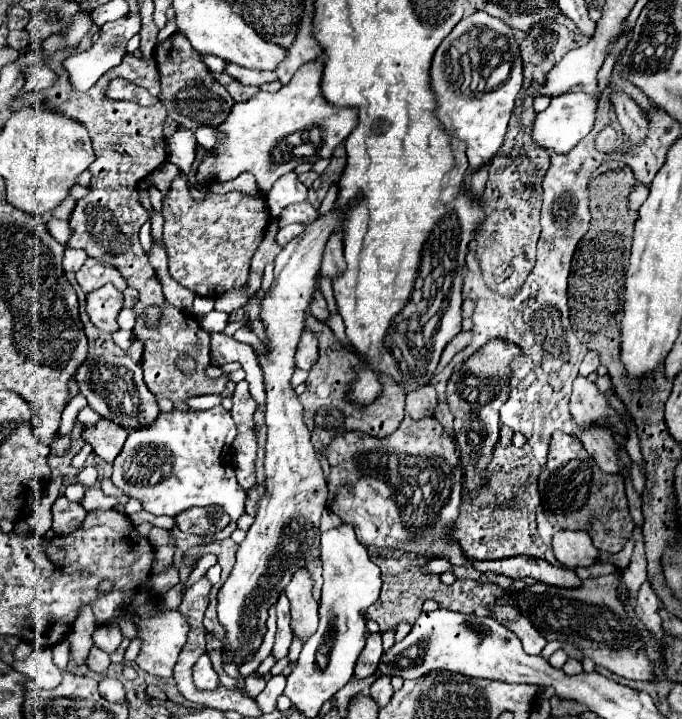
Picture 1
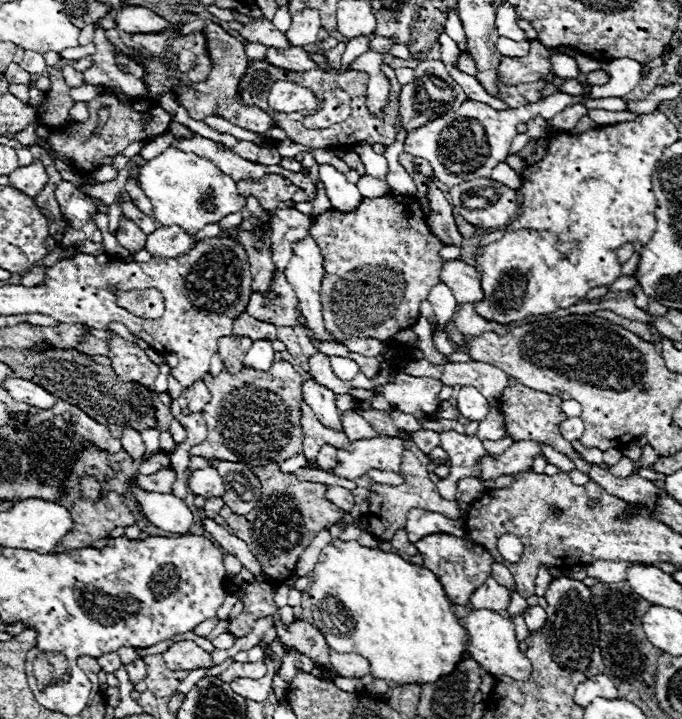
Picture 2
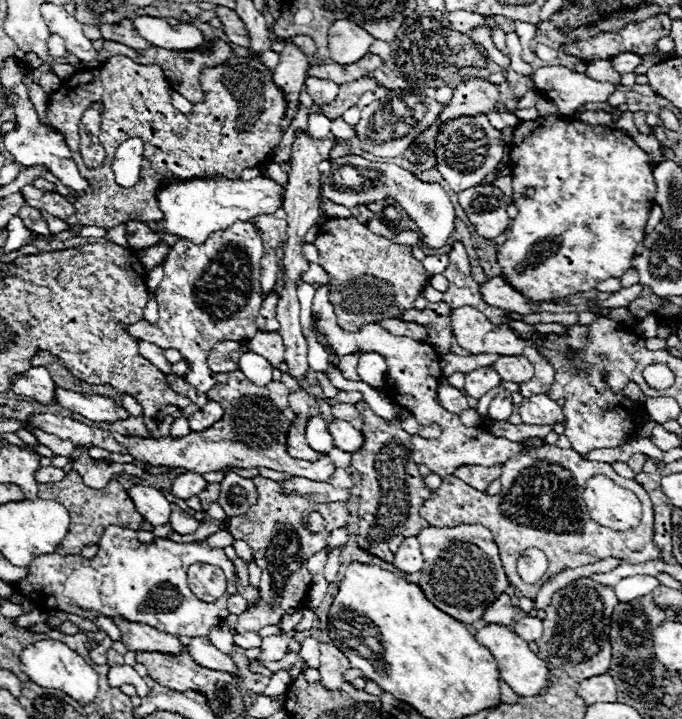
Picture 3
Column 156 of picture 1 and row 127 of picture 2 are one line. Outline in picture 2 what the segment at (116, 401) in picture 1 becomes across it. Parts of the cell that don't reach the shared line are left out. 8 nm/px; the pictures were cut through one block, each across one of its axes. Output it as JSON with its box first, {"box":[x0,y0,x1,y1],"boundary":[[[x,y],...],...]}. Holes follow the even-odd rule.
{"box":[400,60,468,132],"boundary":[[[424,60],[414,68],[414,80],[406,86],[402,86],[400,92],[400,126],[406,128],[408,132],[438,118],[444,116],[446,112],[454,112],[458,104],[468,100],[464,90],[452,80],[450,72],[440,60]]]}

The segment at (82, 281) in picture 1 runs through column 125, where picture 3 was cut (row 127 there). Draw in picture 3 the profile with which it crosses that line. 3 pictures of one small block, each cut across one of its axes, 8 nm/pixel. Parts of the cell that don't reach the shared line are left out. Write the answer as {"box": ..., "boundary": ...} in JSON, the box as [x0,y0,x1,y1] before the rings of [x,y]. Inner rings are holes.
{"box":[272,44,310,132],"boundary":[[[286,44],[284,50],[280,52],[280,64],[272,72],[274,84],[284,92],[284,98],[288,102],[286,116],[280,122],[282,132],[286,132],[290,128],[292,120],[296,118],[296,112],[300,108],[300,90],[304,86],[304,80],[308,78],[308,74],[306,74],[308,68],[310,68],[310,64],[308,64],[306,56],[294,44]]]}

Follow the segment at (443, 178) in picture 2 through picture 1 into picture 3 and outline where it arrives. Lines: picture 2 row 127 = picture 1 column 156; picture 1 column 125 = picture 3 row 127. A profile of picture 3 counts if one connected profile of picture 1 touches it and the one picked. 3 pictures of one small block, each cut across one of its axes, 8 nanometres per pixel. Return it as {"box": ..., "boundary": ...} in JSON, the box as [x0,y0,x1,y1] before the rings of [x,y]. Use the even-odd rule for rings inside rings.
{"box":[436,114,504,192],"boundary":[[[478,114],[478,116],[458,118],[454,122],[448,122],[436,138],[436,156],[438,156],[436,168],[448,182],[452,192],[468,190],[480,184],[484,176],[494,172],[494,168],[502,160],[502,144],[504,142],[500,138],[500,130],[490,126],[488,116]]]}

